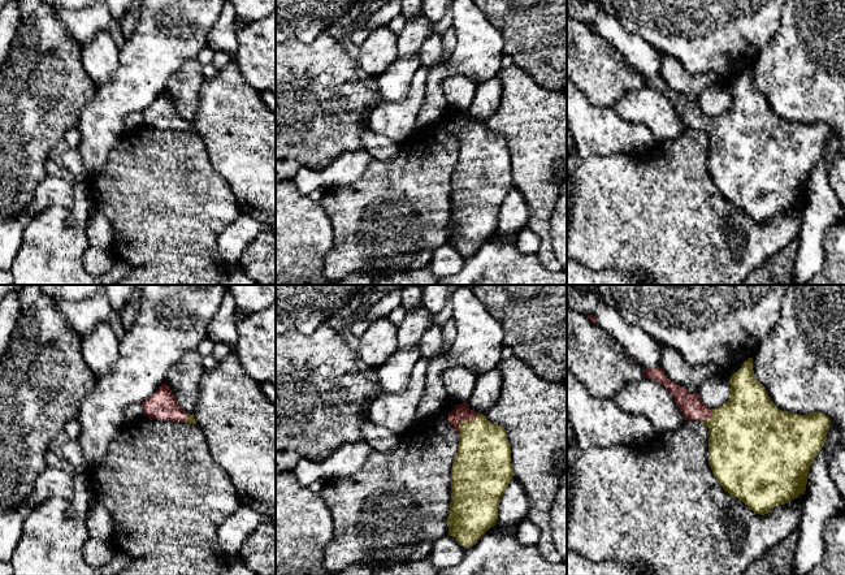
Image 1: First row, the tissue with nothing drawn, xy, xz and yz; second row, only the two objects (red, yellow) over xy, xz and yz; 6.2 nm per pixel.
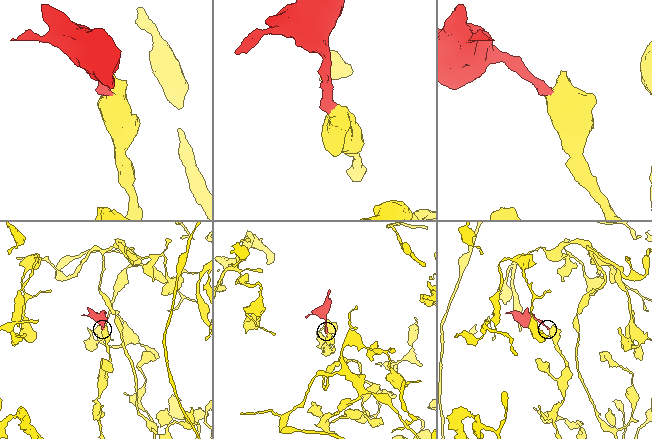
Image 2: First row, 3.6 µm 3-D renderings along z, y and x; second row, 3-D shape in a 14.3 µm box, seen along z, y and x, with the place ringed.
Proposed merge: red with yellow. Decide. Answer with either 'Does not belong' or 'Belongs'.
Belongs

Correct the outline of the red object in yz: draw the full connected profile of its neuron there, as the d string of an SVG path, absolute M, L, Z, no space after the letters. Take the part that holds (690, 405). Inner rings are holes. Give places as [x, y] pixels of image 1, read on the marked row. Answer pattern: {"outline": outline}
{"outline": "M753 358L729 377L729 399L715 410L707 407L698 393L670 381L660 367L646 368L644 373L671 392L685 420L707 425L708 464L725 492L760 515L805 494L811 463L827 440L831 420L820 412L798 415L777 408L766 388L754 377Z"}

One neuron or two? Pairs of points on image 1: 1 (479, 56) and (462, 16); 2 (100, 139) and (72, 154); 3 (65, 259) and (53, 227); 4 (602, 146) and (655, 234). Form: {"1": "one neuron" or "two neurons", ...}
{"1": "one neuron", "2": "two neurons", "3": "one neuron", "4": "two neurons"}

